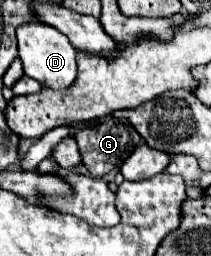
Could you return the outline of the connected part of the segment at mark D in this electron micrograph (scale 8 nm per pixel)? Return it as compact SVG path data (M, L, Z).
M33 22L23 24L23 28L17 28L17 40L19 40L19 58L23 62L23 70L29 78L35 78L43 86L51 90L63 90L69 88L77 78L77 50L71 46L69 38L65 38L59 30L55 30L49 24Z

